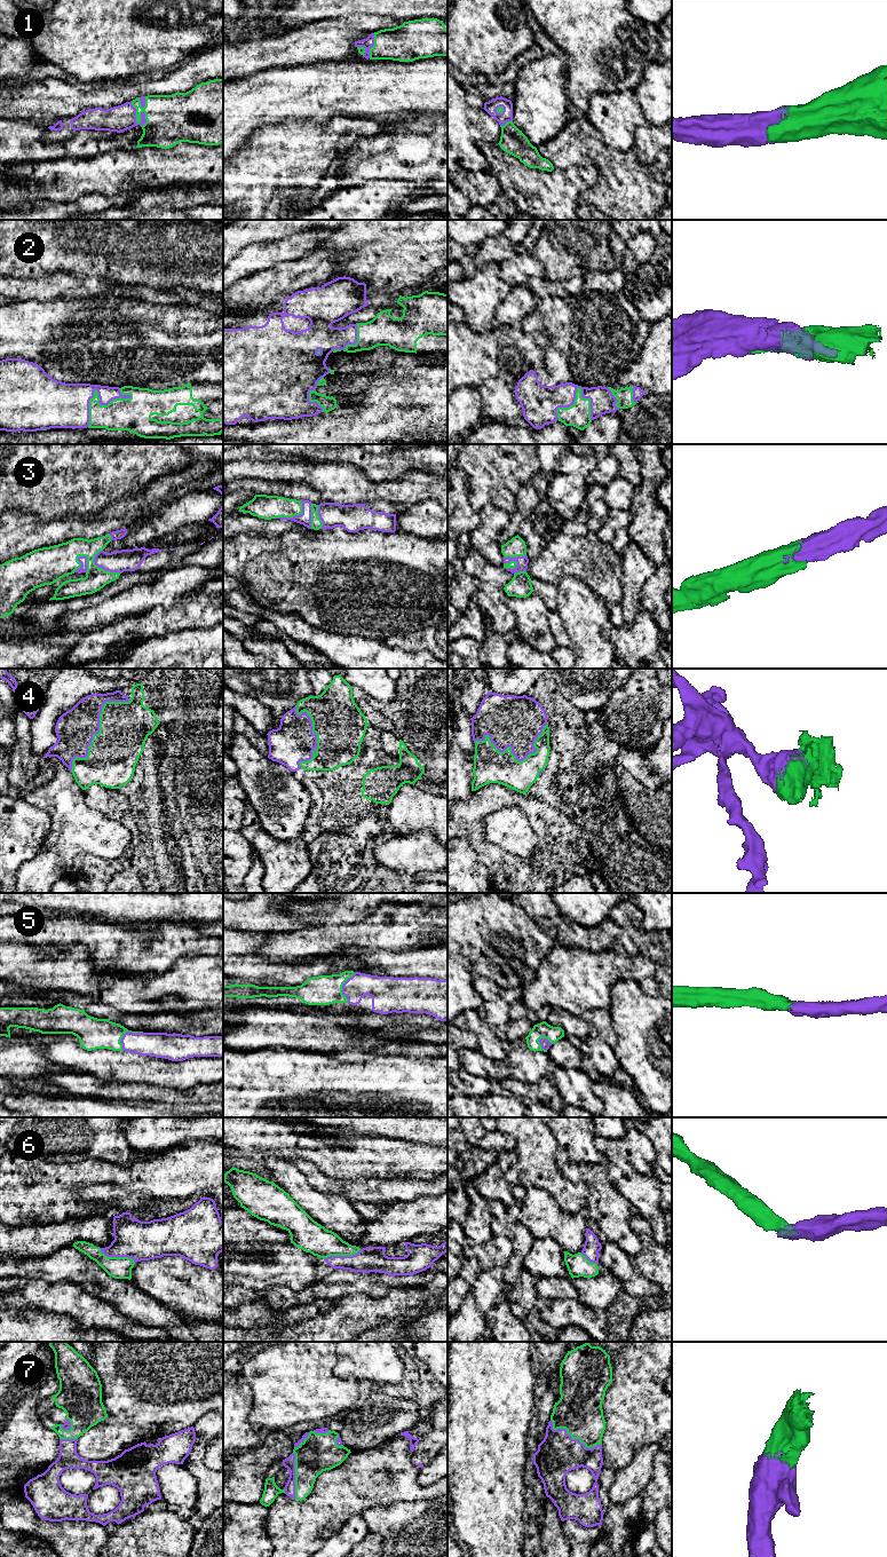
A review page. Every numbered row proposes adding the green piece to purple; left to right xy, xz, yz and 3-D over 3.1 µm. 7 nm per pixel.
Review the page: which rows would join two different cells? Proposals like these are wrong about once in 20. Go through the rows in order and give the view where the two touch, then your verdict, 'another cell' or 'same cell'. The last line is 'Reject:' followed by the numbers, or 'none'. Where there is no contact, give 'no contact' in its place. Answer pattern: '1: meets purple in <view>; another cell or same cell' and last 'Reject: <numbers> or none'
1: meets purple in xy; same cell
2: meets purple in xy; same cell
3: meets purple in xy; same cell
4: meets purple in xy; same cell
5: meets purple in xy; same cell
6: meets purple in xy; same cell
7: meets purple in yz; same cell
Reject: none

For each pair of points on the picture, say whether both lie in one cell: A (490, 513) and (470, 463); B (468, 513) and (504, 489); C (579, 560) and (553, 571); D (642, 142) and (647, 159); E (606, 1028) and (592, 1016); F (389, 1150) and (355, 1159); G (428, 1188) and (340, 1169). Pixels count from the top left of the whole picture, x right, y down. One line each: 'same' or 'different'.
A: different
B: different
C: same
D: same
E: same
F: same
G: different

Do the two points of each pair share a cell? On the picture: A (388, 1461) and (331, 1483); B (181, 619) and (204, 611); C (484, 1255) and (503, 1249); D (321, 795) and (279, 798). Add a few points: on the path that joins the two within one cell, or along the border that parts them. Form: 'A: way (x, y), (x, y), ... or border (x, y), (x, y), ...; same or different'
A: way (374, 1469), (366, 1477), (345, 1478); same
B: way (187, 614), (198, 611); same
C: way (489, 1255), (498, 1250); same
D: border (301, 783), (307, 790), (311, 804); different

